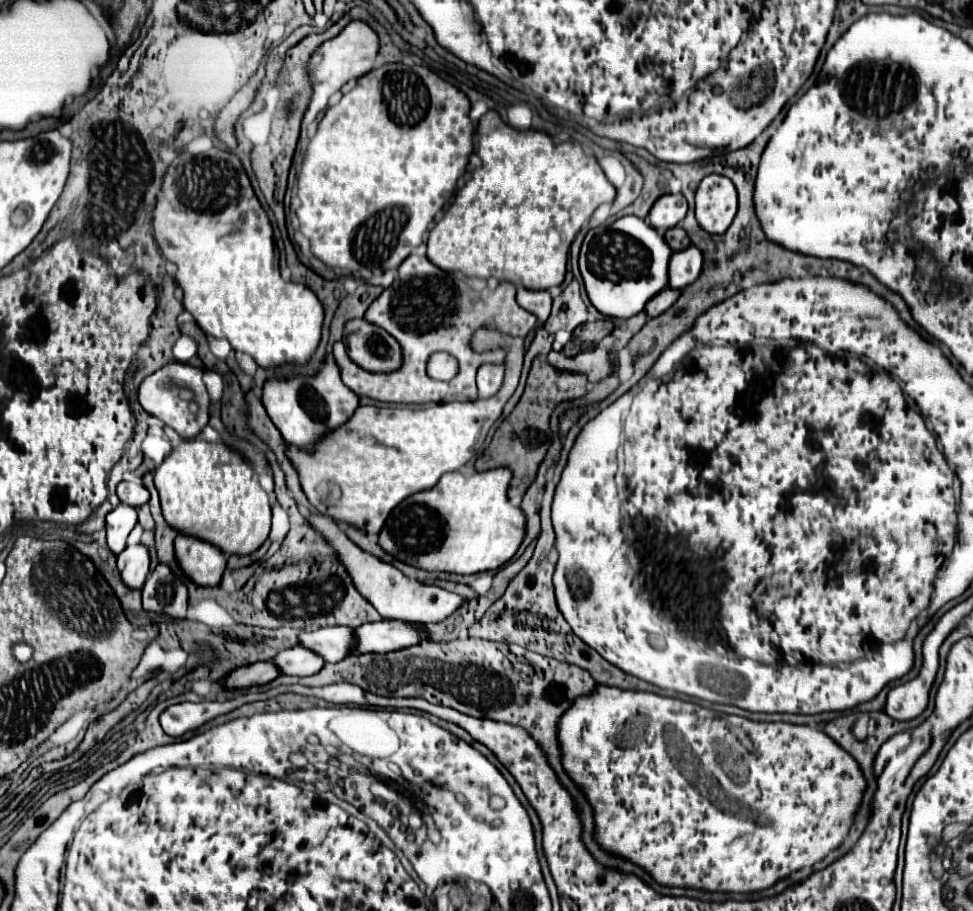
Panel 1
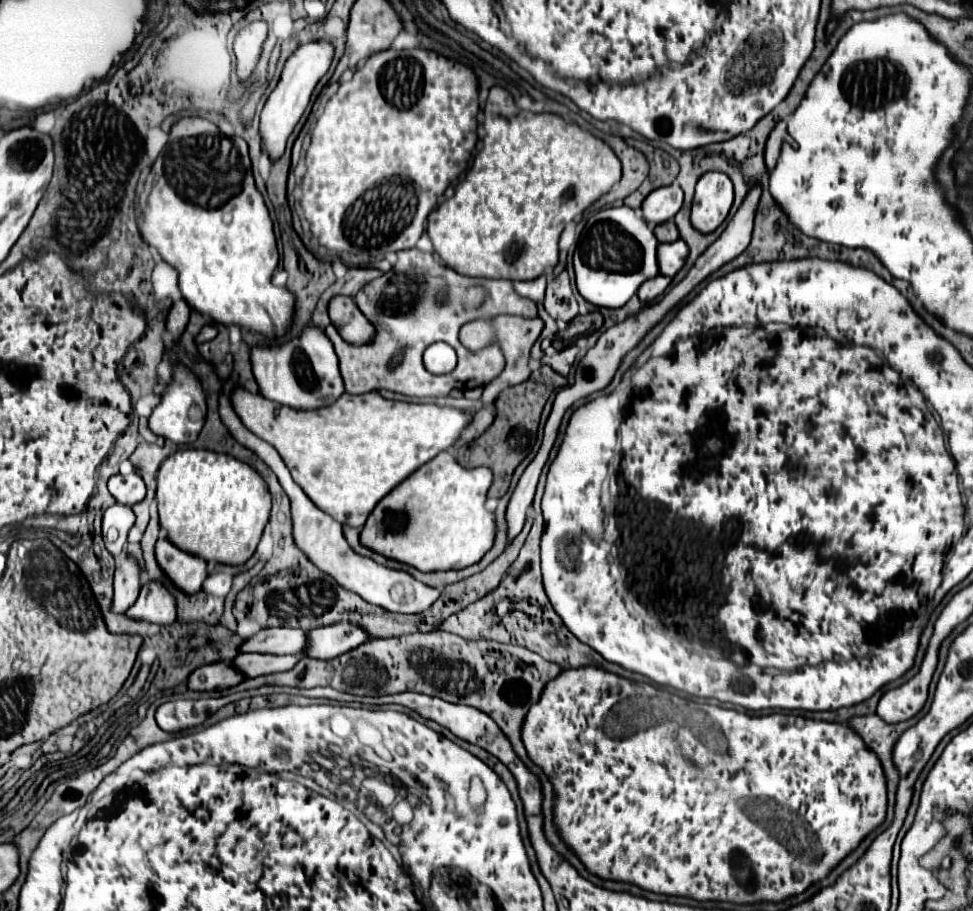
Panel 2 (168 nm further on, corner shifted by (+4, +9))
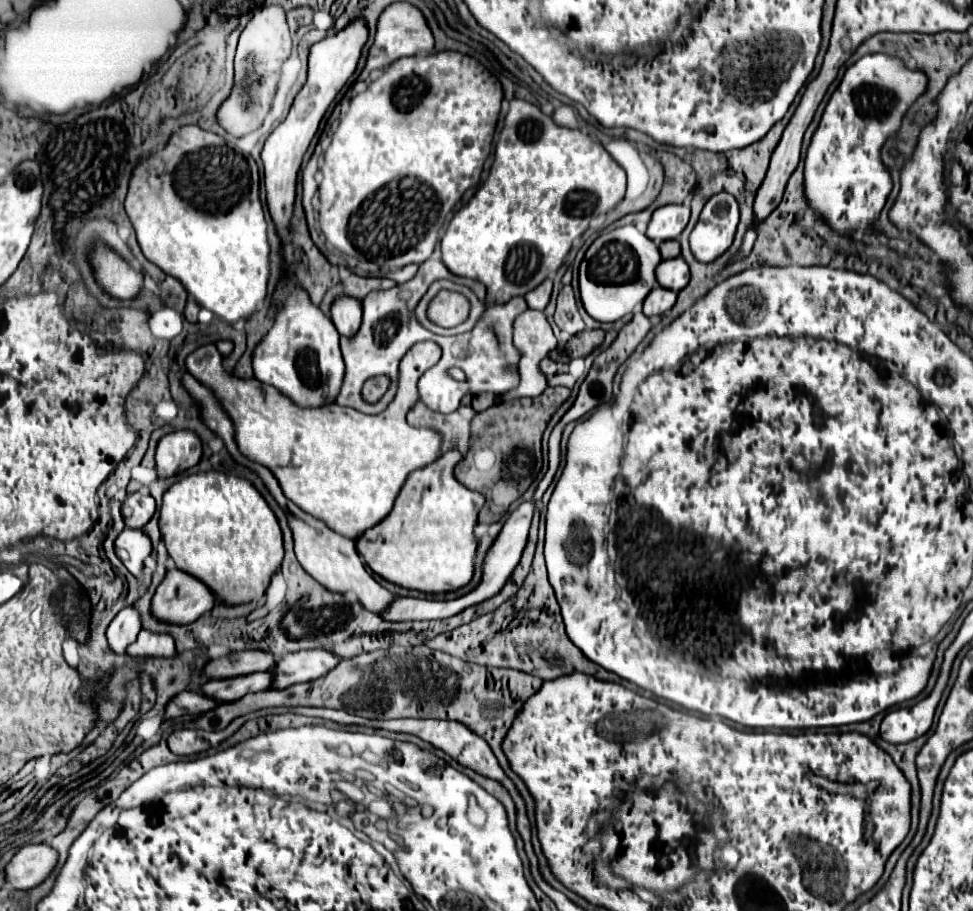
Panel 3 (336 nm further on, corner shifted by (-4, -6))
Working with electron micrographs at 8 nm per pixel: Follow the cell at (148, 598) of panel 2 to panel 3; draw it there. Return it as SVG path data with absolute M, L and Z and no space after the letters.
M142 630L138 634L138 640L130 644L126 654L132 658L168 658L176 654L176 648L172 636Z

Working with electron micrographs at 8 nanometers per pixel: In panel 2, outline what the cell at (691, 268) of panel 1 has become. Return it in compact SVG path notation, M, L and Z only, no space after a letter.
M678 239L674 243L660 243L658 245L658 267L660 273L666 277L674 277L686 263L688 245Z

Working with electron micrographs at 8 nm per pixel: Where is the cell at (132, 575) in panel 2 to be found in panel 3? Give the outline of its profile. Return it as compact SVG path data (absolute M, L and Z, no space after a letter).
M134 606L124 608L118 612L118 616L110 622L108 630L106 630L106 640L108 640L108 648L114 654L124 654L128 644L132 644L140 632L140 616L138 610Z

